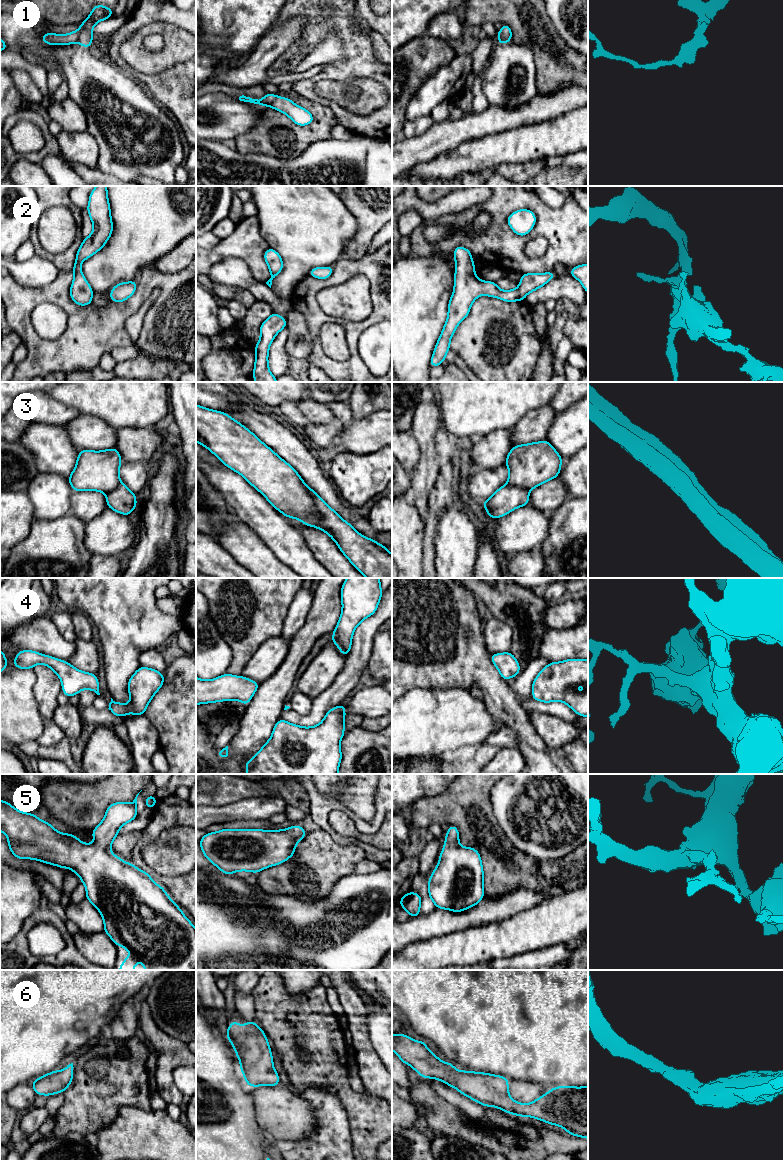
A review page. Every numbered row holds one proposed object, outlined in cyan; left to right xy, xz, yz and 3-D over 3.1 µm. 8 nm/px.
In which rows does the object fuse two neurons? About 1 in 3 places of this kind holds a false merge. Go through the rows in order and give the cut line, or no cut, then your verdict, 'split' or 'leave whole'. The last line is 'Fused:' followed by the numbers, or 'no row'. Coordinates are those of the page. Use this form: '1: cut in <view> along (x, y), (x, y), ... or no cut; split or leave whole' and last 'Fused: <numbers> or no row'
1: cut in xy along (77, 30), (78, 41); split
2: no cut; leave whole
3: cut in xz along (302, 481), (323, 525), (335, 540); split
4: no cut; leave whole
5: no cut; leave whole
6: no cut; leave whole
Fused: 1, 3

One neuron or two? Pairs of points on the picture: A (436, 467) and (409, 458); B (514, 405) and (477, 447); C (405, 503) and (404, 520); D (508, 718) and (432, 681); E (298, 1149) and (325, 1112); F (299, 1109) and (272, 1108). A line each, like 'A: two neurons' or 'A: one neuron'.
A: one neuron
B: two neurons
C: one neuron
D: one neuron
E: one neuron
F: one neuron

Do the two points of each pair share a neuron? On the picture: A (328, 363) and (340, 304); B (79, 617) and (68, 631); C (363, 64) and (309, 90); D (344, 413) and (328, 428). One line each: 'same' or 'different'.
A: different
B: different
C: same
D: same

